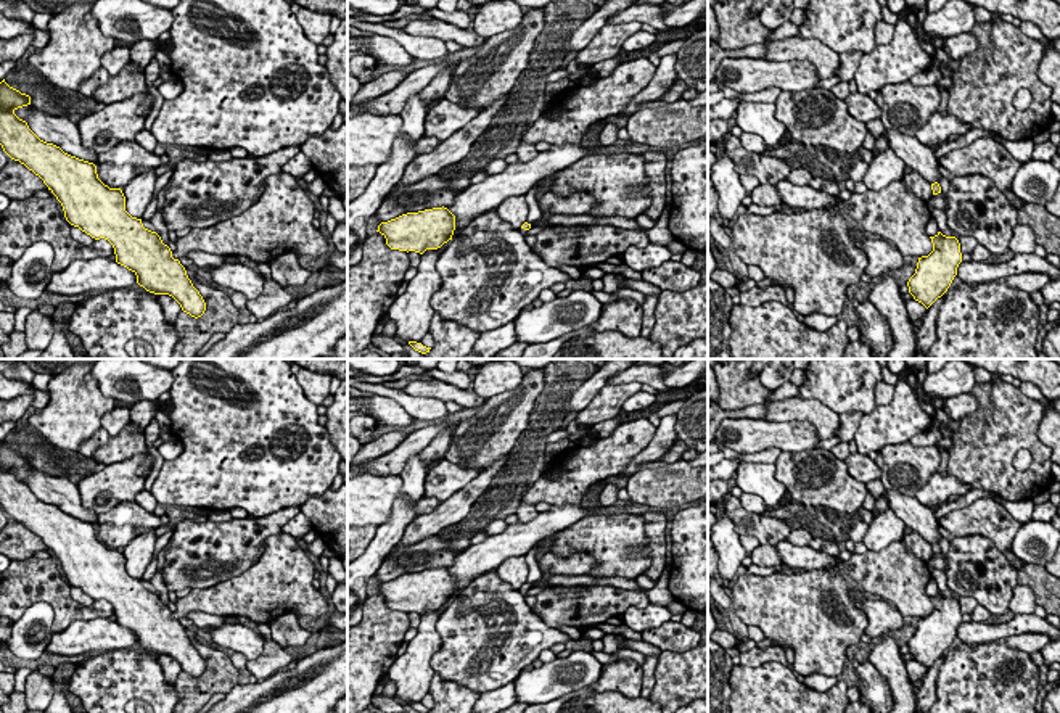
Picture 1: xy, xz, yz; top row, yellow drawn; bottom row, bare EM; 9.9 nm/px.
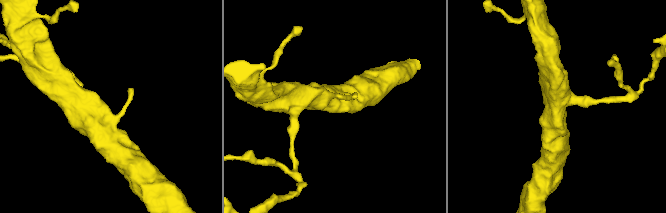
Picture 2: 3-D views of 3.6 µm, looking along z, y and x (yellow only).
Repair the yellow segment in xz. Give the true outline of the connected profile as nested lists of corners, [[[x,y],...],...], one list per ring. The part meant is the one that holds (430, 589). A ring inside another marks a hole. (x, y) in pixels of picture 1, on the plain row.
[[[433,568],[418,573],[407,573],[388,583],[378,591],[391,610],[415,612],[438,610],[452,600],[455,576],[447,568]]]

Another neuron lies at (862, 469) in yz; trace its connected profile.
[[[859,452],[849,454],[846,457],[848,473],[864,484],[881,480],[881,467],[877,465],[869,455],[862,455]]]

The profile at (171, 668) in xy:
[[[158,655],[158,661],[162,668],[166,682],[175,684],[179,674],[182,673],[180,665],[169,655]]]

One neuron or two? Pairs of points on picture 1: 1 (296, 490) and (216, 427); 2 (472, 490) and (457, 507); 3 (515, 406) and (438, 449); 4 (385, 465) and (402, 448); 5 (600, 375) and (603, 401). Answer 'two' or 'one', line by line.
1: one
2: one
3: two
4: one
5: two

